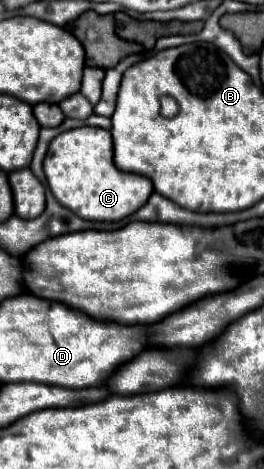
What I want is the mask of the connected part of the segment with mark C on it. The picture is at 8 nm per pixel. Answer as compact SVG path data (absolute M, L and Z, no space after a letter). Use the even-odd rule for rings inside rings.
M75 128L61 132L49 144L43 162L47 186L59 204L67 206L83 220L113 222L137 212L151 196L151 180L139 174L121 172L113 164L111 132L103 128Z

